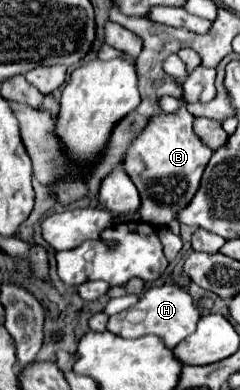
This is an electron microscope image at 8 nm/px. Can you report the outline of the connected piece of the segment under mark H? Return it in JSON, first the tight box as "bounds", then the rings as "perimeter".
{"bounds":[106,283,200,349],"perimeter":[[[164,283],[160,287],[150,287],[150,289],[142,291],[140,299],[134,307],[130,307],[118,315],[112,315],[108,319],[106,329],[124,339],[138,339],[142,335],[154,333],[154,335],[162,337],[166,347],[172,349],[182,339],[186,339],[190,333],[194,333],[198,317],[200,317],[200,311],[198,311],[196,303],[192,301],[190,293],[174,283]]]}

